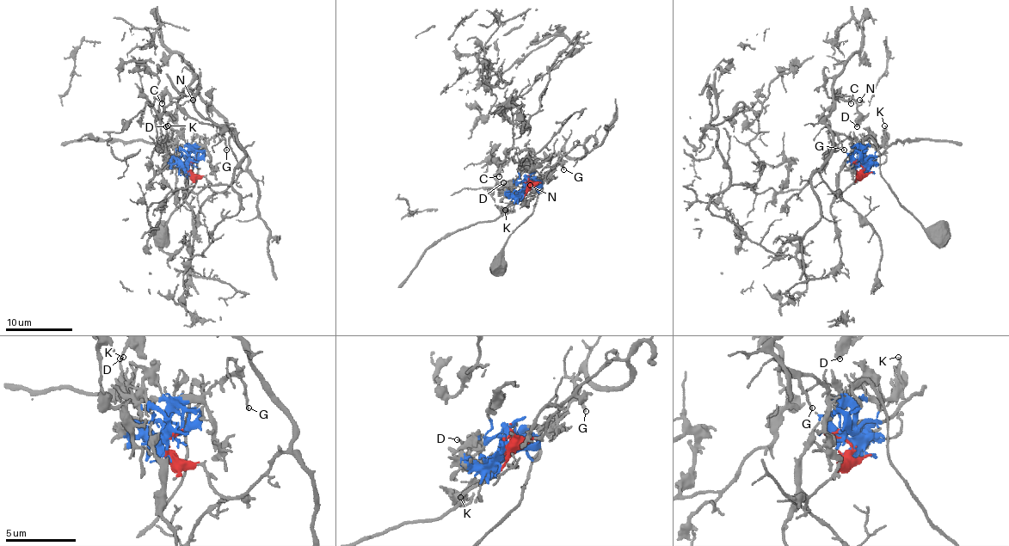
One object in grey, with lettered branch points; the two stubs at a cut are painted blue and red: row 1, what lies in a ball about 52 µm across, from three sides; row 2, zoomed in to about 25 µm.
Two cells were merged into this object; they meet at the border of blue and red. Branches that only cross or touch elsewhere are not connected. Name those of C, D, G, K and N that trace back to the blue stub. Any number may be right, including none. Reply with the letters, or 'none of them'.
G, K

